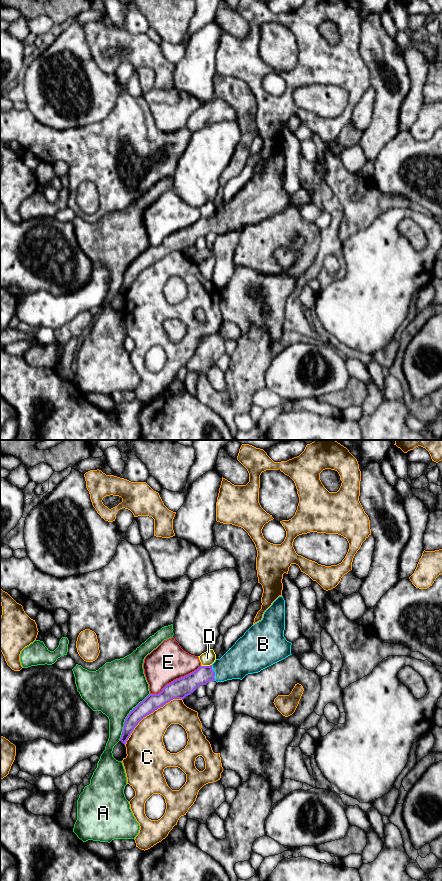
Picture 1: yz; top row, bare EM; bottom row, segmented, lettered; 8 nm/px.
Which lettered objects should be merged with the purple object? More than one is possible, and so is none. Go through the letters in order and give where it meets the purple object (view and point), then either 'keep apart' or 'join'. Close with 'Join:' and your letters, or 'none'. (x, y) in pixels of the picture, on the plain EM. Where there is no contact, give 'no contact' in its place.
A: yz (126, 269) | keep apart
B: yz (214, 225) | join
C: yz (149, 265) | keep apart
D: yz (206, 218) | keep apart
E: yz (176, 231) | keep apart
Join: B

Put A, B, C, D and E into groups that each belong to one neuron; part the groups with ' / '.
A / B / C / D / E

